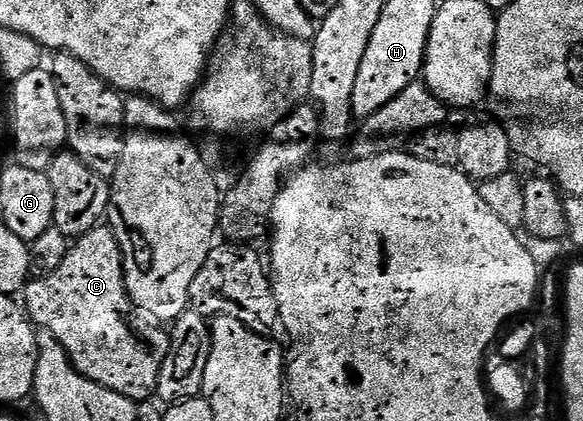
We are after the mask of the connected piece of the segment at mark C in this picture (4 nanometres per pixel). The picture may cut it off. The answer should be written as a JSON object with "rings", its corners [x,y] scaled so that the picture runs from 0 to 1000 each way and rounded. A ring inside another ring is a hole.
{"rings":[[[168,534],[149,549],[118,584],[113,620],[106,620],[99,639],[84,653],[63,651],[38,694],[38,727],[69,786],[82,786],[99,808],[136,891],[146,891],[154,905],[218,948],[254,952],[266,941],[271,886],[278,886],[278,867],[285,857],[292,796],[283,779],[281,786],[274,779],[280,774],[256,762],[220,703],[213,613],[190,537]]]}

